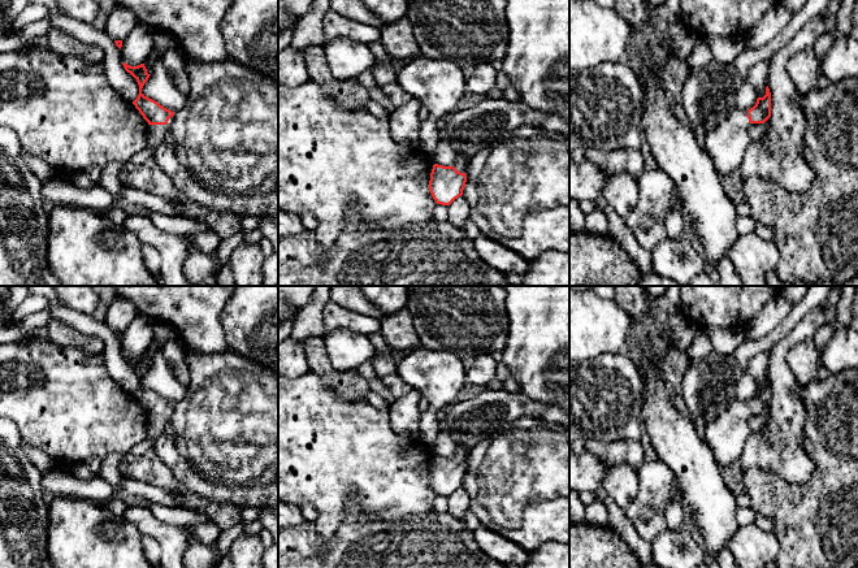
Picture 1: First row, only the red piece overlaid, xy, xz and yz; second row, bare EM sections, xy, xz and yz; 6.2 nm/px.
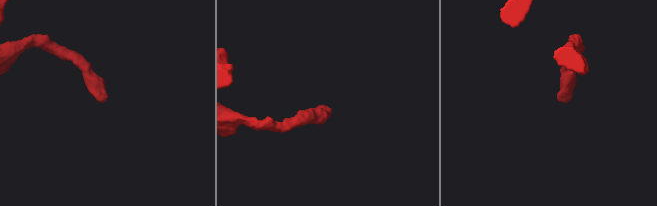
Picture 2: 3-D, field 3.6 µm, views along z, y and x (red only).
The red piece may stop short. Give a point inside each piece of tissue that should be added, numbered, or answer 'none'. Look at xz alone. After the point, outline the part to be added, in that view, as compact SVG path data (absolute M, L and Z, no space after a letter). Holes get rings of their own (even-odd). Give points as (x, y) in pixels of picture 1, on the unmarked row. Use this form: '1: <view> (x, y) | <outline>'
1: xz (460, 455) | M455 446L455 454L454 454L454 459L460 463L460 464L465 464L467 459L469 455L469 450L463 447L463 446Z

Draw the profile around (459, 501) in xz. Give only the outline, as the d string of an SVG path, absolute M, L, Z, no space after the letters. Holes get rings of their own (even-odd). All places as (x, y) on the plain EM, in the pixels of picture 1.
M459 487L450 497L447 497L448 502L448 513L456 519L463 520L467 510L469 508L471 498L464 490L464 487Z

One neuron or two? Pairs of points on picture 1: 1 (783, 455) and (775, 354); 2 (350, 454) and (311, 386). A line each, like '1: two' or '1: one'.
1: one
2: one

